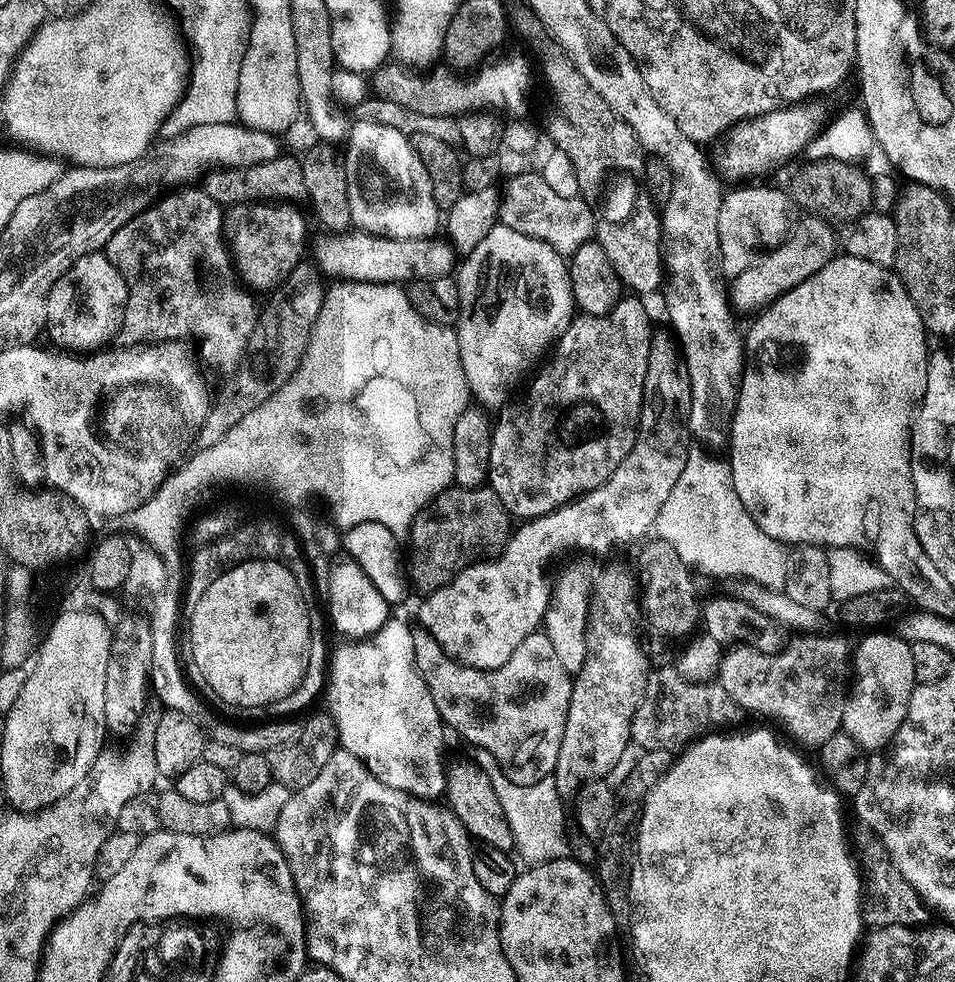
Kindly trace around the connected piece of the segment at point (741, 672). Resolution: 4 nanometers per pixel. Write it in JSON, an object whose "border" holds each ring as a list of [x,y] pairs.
{"border":[[[797,635],[793,644],[785,643],[778,652],[729,647],[720,659],[718,673],[718,683],[740,709],[773,716],[797,745],[812,750],[819,749],[826,738],[841,731],[846,685],[850,680],[850,644],[848,648],[840,636],[820,635]]]}

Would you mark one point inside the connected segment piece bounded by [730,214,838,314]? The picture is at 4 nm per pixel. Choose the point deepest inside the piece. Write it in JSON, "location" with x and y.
{"location":[810,244]}

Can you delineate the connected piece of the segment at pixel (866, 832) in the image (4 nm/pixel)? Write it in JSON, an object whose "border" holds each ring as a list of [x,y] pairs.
{"border":[[[857,823],[850,832],[850,840],[854,845],[854,855],[860,865],[862,877],[862,895],[860,897],[860,914],[869,929],[895,924],[924,926],[929,923],[929,909],[920,895],[912,889],[910,882],[898,874],[886,846],[865,824]]]}

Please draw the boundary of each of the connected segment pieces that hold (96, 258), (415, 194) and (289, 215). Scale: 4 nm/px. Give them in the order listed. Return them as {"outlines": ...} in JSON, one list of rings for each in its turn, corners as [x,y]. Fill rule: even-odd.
{"outlines":[[[[103,251],[91,252],[78,258],[78,262],[74,262],[74,266],[70,266],[70,270],[66,270],[66,274],[58,278],[58,282],[54,282],[46,298],[47,335],[52,335],[53,342],[64,347],[61,349],[71,350],[76,354],[103,349],[107,345],[104,343],[119,333],[127,304],[128,284],[120,271],[112,265]]],[[[356,120],[349,127],[346,149],[348,148],[348,157],[344,156],[342,163],[344,166],[344,177],[346,178],[346,198],[350,202],[350,214],[352,215],[352,224],[359,231],[368,232],[372,236],[385,236],[390,240],[426,240],[437,235],[436,232],[442,228],[442,209],[440,205],[434,202],[434,194],[430,190],[430,174],[426,174],[426,166],[422,166],[422,158],[412,149],[412,142],[404,133],[394,130],[390,126],[378,126],[376,122],[366,122],[365,120]]],[[[253,202],[250,204],[233,204],[227,209],[222,232],[230,241],[230,252],[234,257],[235,271],[239,273],[243,283],[249,289],[275,289],[290,274],[290,270],[294,270],[294,266],[301,263],[300,239],[307,232],[308,224],[304,221],[303,214],[296,208],[299,207],[292,202]]]]}

